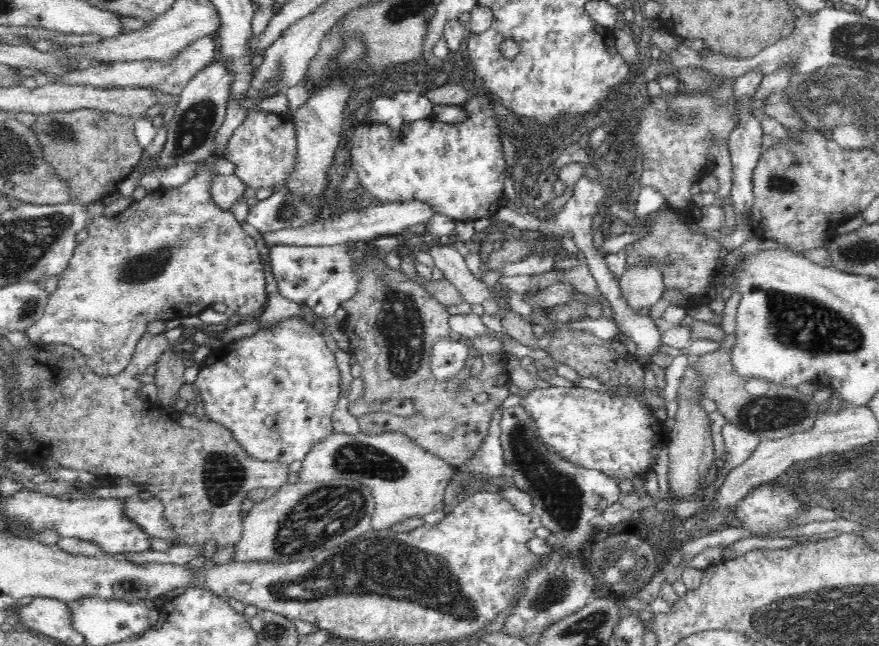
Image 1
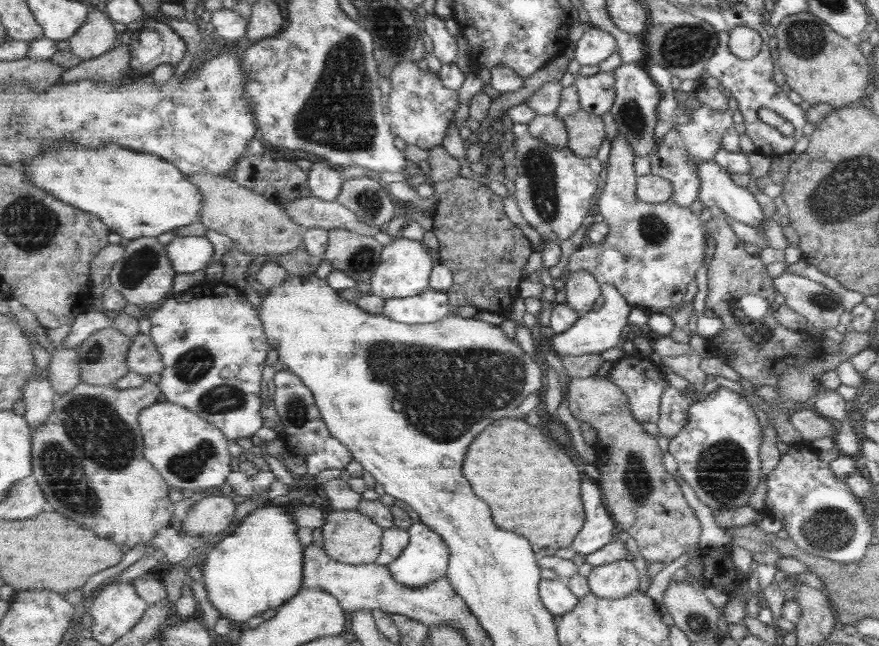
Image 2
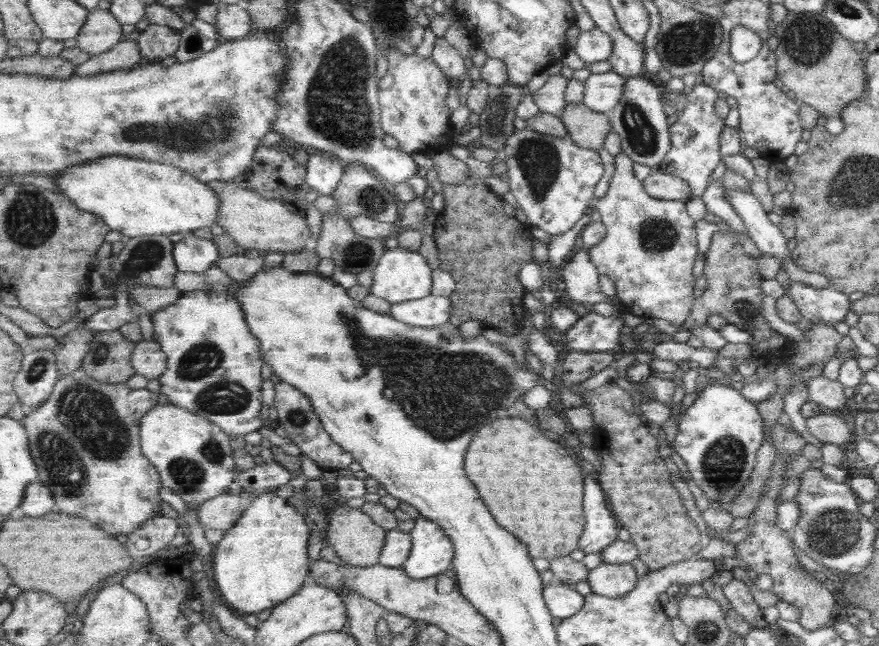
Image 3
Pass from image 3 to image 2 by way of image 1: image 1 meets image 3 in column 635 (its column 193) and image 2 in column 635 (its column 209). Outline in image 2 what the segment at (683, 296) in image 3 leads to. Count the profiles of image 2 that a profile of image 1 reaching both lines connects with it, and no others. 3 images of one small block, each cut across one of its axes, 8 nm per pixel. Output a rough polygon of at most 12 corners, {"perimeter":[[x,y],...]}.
{"perimeter":[[621,132],[605,169],[602,243],[571,270],[632,307],[679,308],[703,258],[687,206],[637,195]]}

